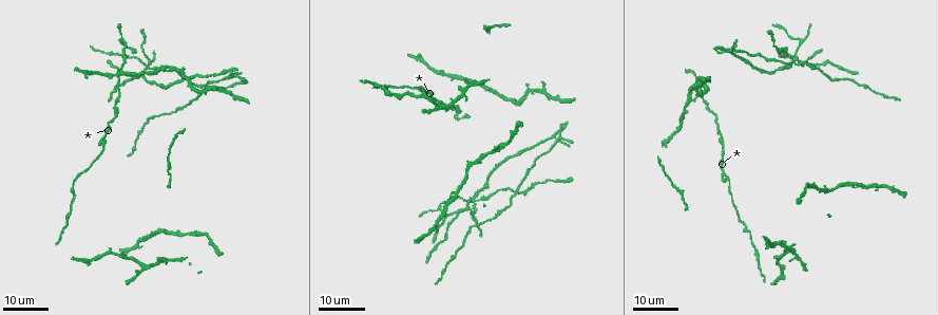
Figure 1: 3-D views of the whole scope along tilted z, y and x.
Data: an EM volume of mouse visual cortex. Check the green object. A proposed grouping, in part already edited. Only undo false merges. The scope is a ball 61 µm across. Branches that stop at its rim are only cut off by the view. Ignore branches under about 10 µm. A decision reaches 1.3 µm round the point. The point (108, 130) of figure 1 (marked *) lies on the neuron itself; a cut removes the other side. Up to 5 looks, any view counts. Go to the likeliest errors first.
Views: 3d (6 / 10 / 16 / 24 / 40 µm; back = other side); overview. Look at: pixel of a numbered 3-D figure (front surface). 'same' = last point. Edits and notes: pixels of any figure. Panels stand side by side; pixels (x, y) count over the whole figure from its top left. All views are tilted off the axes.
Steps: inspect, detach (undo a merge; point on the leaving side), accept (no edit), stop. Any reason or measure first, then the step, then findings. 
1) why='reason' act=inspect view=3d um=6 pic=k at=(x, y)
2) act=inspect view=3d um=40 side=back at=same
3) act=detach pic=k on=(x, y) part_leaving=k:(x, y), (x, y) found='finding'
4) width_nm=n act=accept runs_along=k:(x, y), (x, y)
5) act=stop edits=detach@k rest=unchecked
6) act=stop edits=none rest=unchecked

why='side arm on a straight run' act=inspect view=3d um=16 pic=1 at=(796, 57)

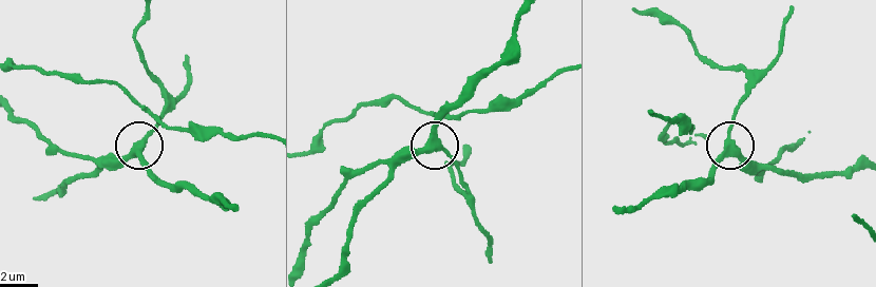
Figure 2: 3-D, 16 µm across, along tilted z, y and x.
why='closer look' act=inspect view=3d um=10 pic=2 at=(141, 145)

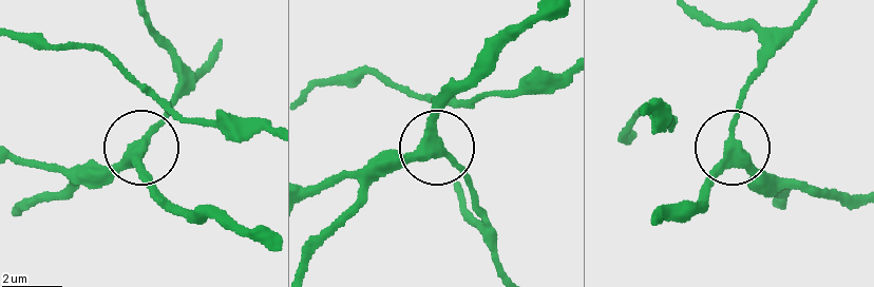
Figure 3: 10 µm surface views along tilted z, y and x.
act=accept runs_along=3:(651, 224), (701, 204), (728, 149), (753, 174), (790, 189) found='continuous, no second neuron'

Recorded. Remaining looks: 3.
why='two arms in line, one across' act=inspect view=3d um=24 pic=1 at=(124, 43)

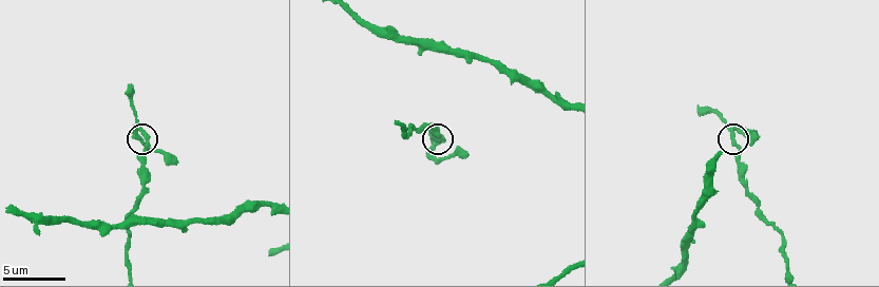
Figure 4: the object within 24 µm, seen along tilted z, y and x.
why='closer look' act=inspect view=3d um=6 pic=4 at=(141, 131)

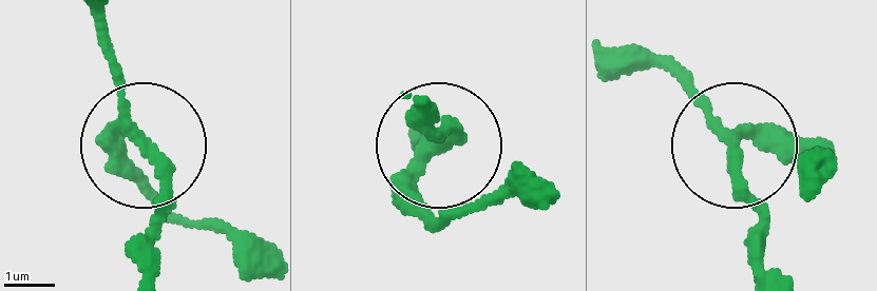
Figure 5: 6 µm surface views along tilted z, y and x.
act=accept found='all the same neuron'

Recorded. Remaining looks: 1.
act=stop edits=none rest=unchecked

